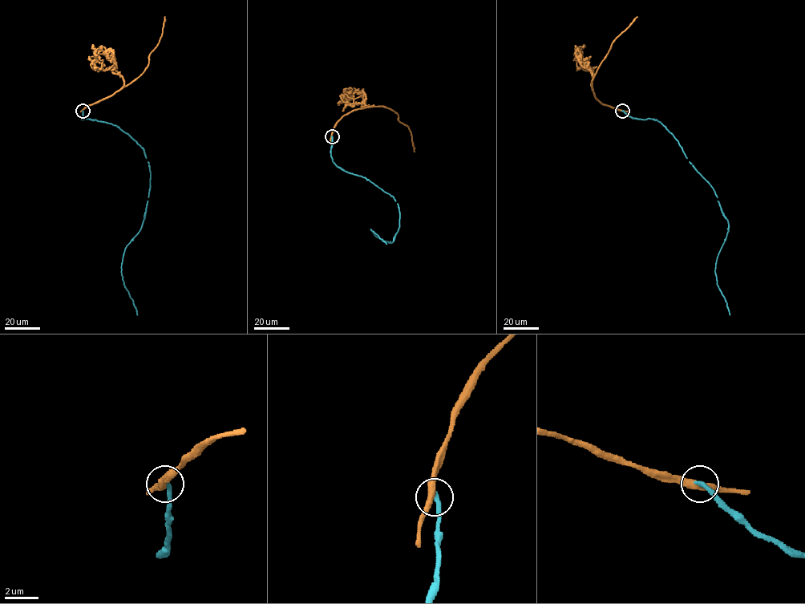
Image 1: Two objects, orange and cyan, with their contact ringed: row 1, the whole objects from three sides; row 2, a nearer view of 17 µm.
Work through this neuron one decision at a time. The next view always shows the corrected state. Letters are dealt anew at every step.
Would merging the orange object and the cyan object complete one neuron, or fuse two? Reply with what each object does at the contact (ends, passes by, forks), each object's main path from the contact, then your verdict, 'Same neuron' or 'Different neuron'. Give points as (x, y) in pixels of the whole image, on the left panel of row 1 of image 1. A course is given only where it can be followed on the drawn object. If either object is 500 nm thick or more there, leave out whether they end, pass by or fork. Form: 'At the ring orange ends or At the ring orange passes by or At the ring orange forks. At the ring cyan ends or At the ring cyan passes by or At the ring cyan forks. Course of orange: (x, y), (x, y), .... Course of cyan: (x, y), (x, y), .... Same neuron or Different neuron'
At the ring orange passes by. At the ring cyan ends. Course of orange: (82, 110), (109, 97), (143, 72), (148, 63), (149, 54), (162, 36), (164, 17). Course of cyan: (82, 110), (82, 119), (111, 123), (127, 133), (148, 163), (145, 216), (121, 264), (137, 314). Different neuron

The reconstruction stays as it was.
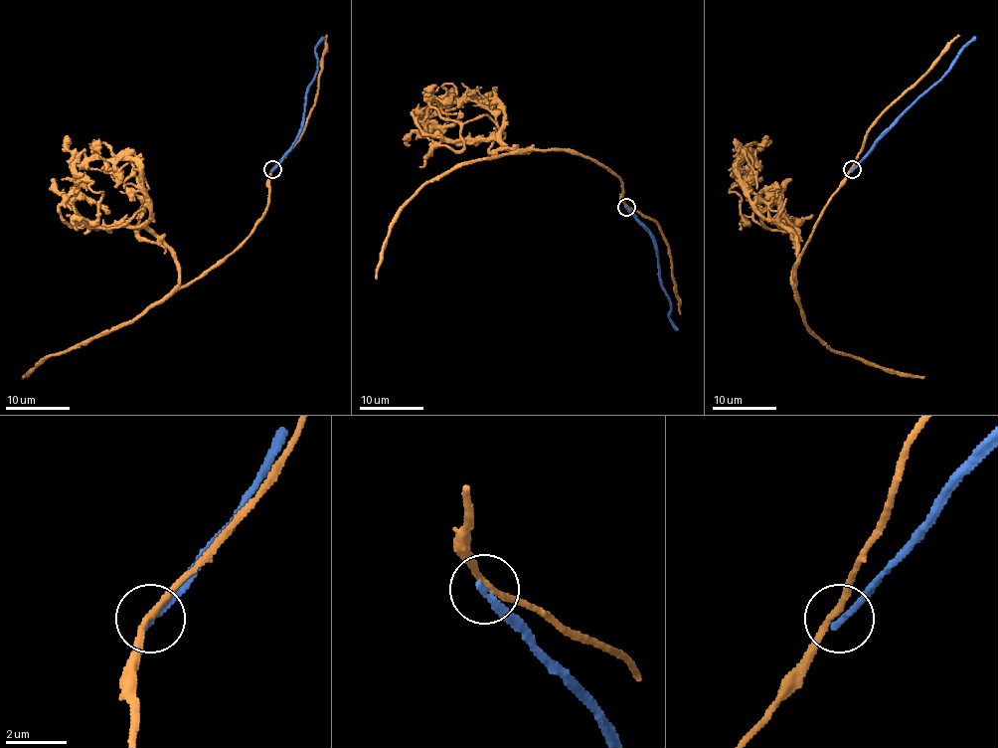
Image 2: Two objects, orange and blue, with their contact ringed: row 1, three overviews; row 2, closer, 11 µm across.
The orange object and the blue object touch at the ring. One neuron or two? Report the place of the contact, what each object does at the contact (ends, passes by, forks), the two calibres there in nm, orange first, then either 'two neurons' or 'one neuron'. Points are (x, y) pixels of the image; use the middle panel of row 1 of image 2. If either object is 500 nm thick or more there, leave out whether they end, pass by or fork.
place (626, 207); orange passes by; blue ends; calibres 200 and 240 nm; two neurons

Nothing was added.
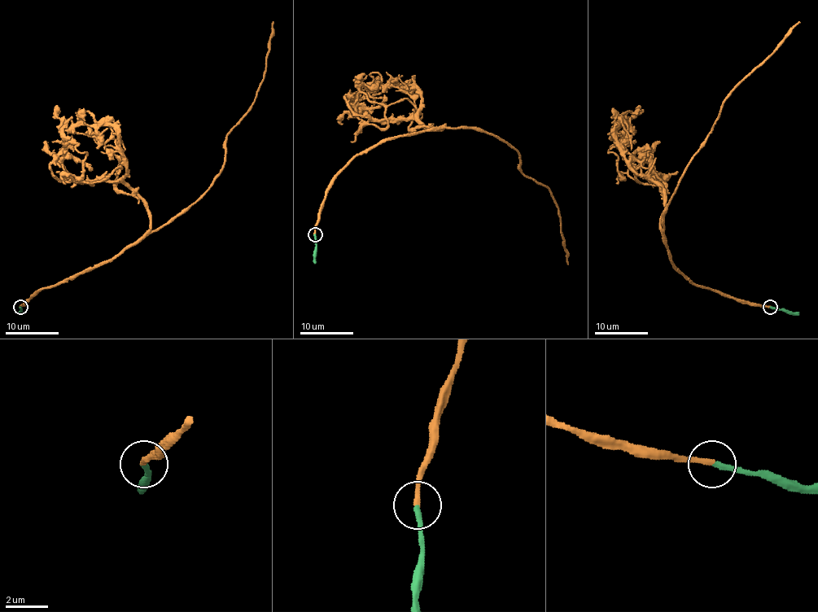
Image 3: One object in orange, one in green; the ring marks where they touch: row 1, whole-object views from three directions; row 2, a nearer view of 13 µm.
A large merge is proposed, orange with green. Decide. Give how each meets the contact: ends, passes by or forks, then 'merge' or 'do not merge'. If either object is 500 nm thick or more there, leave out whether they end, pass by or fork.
orange ends | green ends | merge

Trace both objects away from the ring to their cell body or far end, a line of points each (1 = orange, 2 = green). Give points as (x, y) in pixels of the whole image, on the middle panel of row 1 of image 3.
1: (315, 233), (326, 188), (356, 156), (401, 136), (480, 128), (515, 149), (521, 171), (550, 191), (567, 264)
2: (314, 233), (314, 263)

